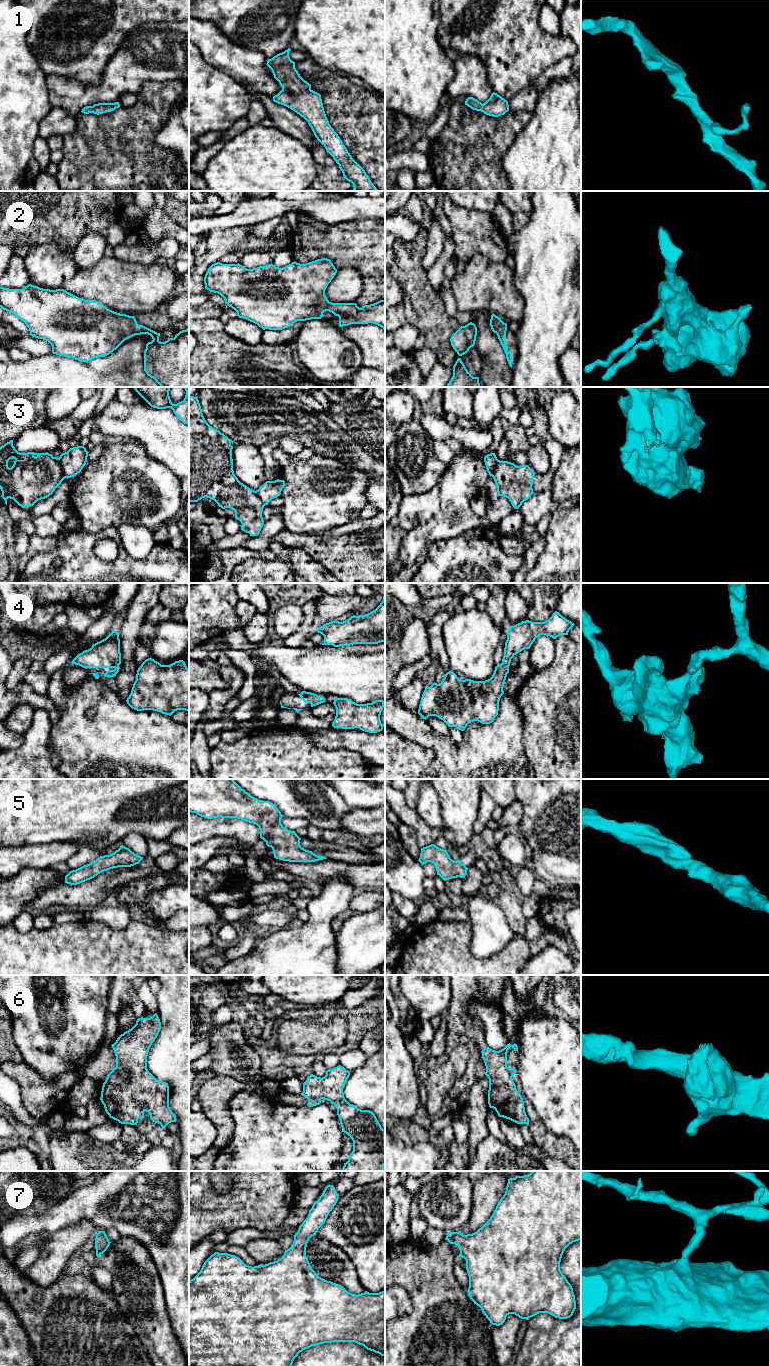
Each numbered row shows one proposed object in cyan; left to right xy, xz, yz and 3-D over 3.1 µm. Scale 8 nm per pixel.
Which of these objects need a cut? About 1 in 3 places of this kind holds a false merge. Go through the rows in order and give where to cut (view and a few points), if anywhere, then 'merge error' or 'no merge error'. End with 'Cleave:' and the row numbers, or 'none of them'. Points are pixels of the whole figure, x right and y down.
1: no cut; no merge error
2: no cut; no merge error
3: cut in xy along (57, 458), (66, 477); merge error
4: no cut; no merge error
5: no cut; no merge error
6: cut in xy along (124, 1069), (121, 1073), (112, 1070); merge error
7: no cut; no merge error
Cleave: 3, 6

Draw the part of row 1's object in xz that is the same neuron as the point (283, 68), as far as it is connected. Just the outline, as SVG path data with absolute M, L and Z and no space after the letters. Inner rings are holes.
M288 48L267 61L266 65L271 69L274 78L282 86L282 90L277 95L273 96L273 101L290 108L308 122L317 140L325 147L327 153L329 153L339 165L344 178L353 184L354 191L379 191L373 185L365 170L352 158L338 134L329 124L321 95L313 91L311 85L300 76L295 68L295 62L289 57L290 51L291 49Z

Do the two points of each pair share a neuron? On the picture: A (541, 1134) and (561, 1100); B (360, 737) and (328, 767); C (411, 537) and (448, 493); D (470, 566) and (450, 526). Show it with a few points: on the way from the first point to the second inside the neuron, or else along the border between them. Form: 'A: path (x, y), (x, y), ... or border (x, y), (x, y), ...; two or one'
A: border (532, 1106), (542, 1124), (548, 1130), (566, 1137); two
B: border (323, 748), (349, 749), (358, 752), (367, 761); two
C: path (425, 534), (448, 511), (448, 507); one
D: border (478, 527), (468, 529), (455, 537), (433, 542); two

